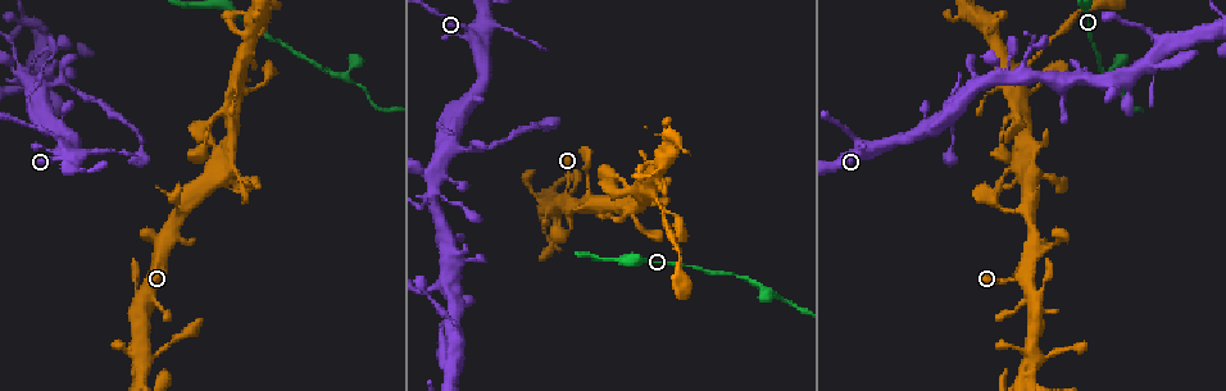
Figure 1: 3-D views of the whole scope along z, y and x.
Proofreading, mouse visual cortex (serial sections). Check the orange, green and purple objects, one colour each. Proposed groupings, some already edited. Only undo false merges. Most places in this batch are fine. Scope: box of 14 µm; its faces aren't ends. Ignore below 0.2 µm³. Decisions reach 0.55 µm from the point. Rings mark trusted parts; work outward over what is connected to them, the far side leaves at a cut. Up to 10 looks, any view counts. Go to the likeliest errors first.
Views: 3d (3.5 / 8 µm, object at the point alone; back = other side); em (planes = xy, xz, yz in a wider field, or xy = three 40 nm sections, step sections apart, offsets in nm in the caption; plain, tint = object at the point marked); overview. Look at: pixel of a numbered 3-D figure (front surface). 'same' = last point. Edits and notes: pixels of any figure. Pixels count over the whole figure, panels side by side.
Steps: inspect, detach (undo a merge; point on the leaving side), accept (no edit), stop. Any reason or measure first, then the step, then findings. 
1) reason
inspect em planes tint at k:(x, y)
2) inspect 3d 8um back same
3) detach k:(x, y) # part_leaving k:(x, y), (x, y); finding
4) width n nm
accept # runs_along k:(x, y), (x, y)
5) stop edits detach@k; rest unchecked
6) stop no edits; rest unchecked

calibre changes
inspect 3d 8um at 1:(688, 265)

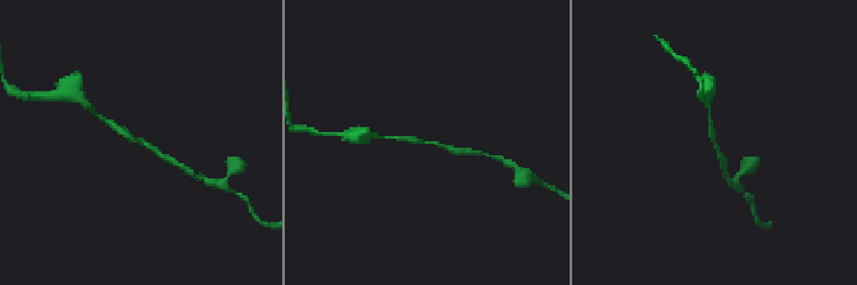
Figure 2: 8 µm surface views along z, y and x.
zoom in
inspect 3d 3.5um at 2:(712, 140)

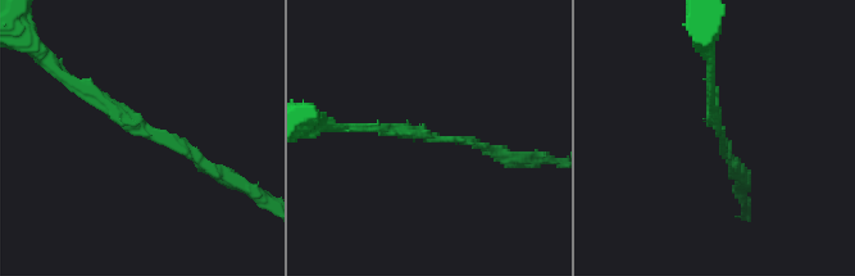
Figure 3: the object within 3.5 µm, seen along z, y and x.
accept # runs_along 3:(90, 90), (227, 177); all the same cell

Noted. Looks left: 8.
inspect 3d 8um at 1:(241, 75)

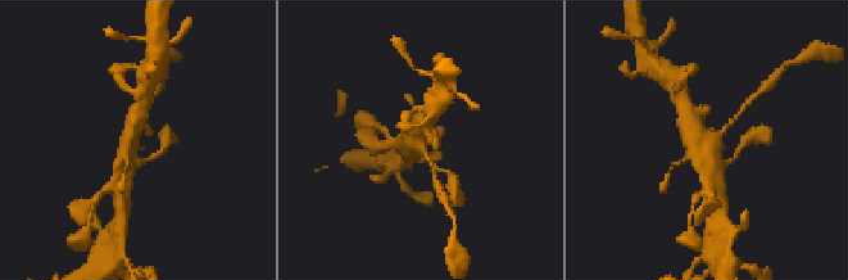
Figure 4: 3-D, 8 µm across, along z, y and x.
arms 3; arm_widths 150, 350, 450 nm; now the EM
inspect em xy step 5 tint at 4:(133, 150)

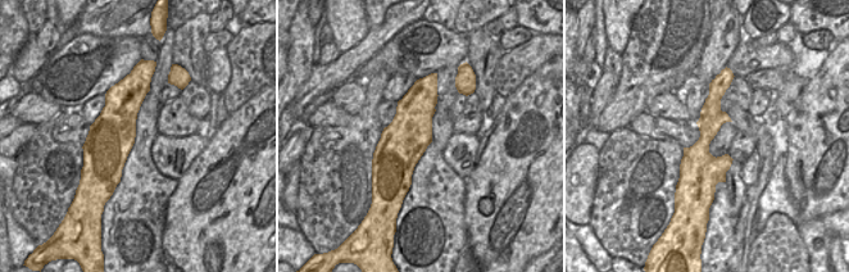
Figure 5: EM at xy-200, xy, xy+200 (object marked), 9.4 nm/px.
accept # continuous, no second cell

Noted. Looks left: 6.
abrupt turn
inspect 3d 3.5um at 1:(72, 157)

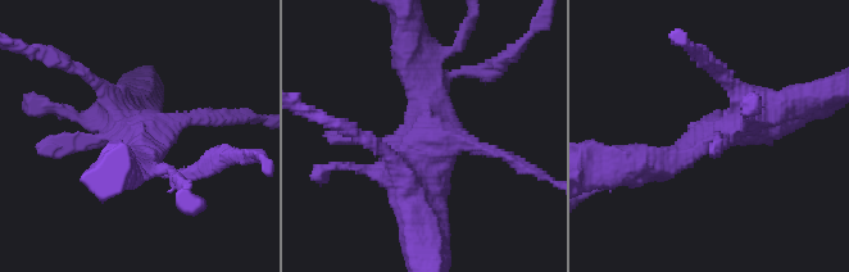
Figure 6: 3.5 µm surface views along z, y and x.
accept # one cell here

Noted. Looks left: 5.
small branch off a trunk
inspect 3d 3.5um at 1:(455, 148)

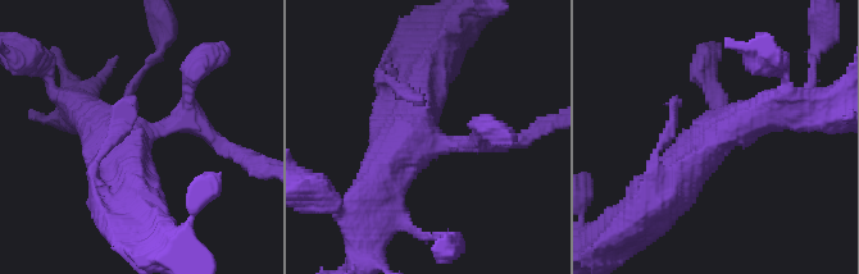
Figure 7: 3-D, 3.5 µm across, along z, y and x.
inspect em xy step 3 tint at 7:(138, 134)

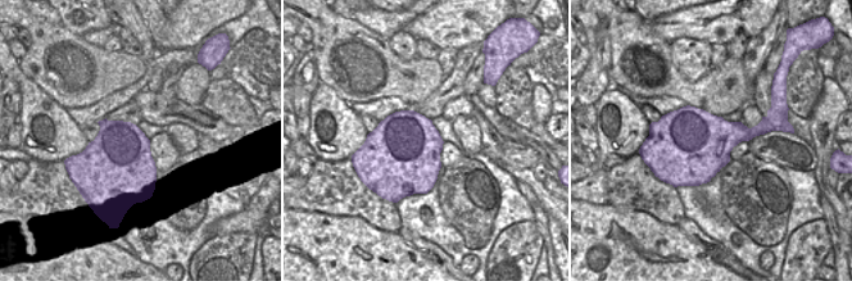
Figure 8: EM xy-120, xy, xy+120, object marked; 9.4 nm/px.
accept # one cell here

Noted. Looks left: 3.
stop no edits; rest unchecked

